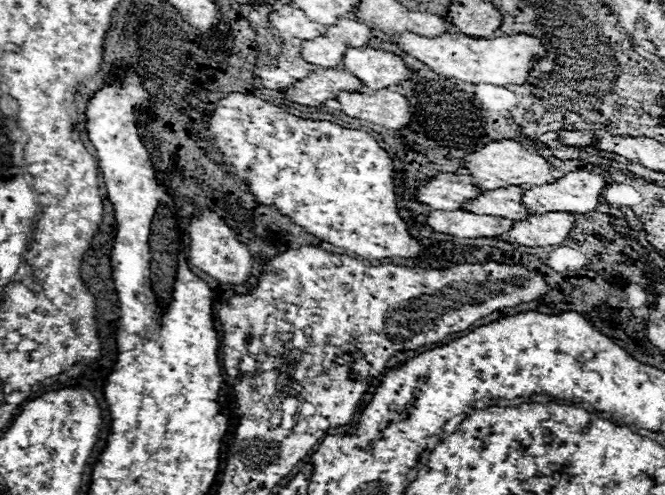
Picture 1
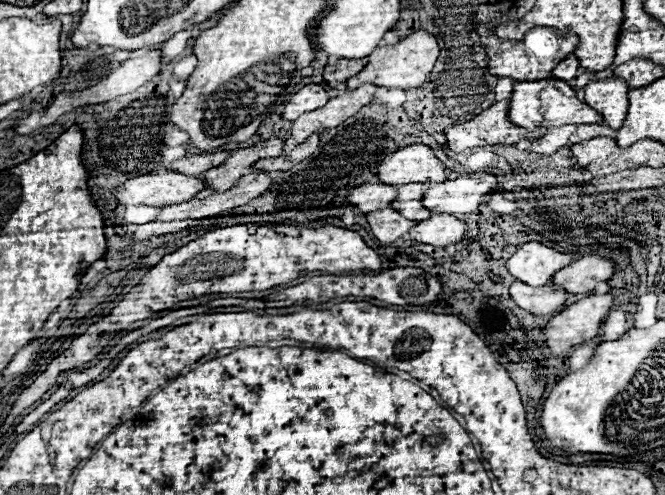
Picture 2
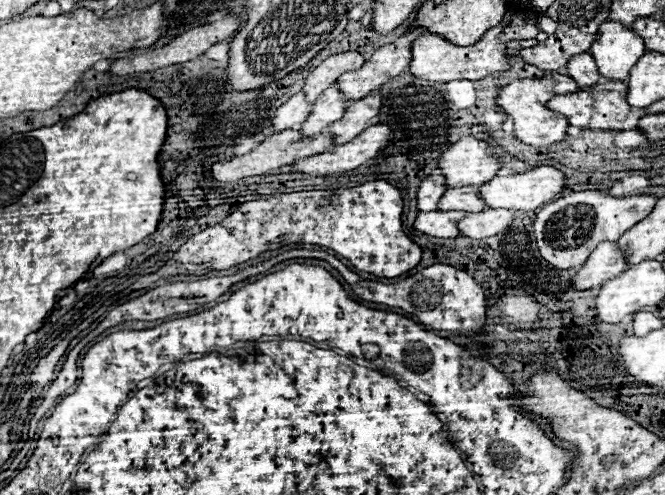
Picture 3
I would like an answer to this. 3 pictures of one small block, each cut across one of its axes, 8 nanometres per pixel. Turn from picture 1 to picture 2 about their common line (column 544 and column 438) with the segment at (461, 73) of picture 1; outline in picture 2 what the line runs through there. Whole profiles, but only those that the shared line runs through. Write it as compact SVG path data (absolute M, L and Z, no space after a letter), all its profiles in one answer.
M418 30L406 38L402 38L398 44L394 46L382 46L382 48L376 48L368 58L366 58L366 66L364 70L360 70L356 76L350 76L344 86L346 90L354 90L366 82L374 84L374 86L386 86L386 88L418 88L422 86L432 68L434 68L434 62L440 54L440 48L438 48L438 42L436 38L430 34L430 32L424 32L424 30Z

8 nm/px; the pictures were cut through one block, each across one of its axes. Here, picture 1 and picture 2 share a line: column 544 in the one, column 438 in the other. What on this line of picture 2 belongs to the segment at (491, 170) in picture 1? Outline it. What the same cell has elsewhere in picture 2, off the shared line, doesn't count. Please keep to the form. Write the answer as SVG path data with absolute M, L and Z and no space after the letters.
M412 144L388 154L378 166L380 184L440 184L446 180L446 166L434 156L434 150L424 144Z

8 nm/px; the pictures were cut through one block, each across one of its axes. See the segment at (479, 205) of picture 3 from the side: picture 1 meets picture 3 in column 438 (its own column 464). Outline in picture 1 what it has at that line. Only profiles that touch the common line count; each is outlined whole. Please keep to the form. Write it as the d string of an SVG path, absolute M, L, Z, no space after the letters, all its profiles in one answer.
M510 186L510 190L486 190L478 198L466 202L464 210L474 214L488 214L488 216L502 216L508 220L524 220L530 210L522 206L522 188Z

